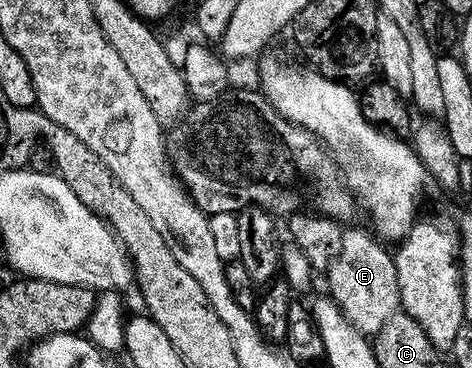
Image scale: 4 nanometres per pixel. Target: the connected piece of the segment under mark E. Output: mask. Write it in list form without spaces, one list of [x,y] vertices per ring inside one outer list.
[[[345,230],[342,237],[342,249],[328,267],[326,278],[328,278],[327,294],[338,305],[338,309],[346,317],[346,321],[350,321],[350,325],[354,325],[354,329],[358,329],[366,337],[371,337],[378,333],[378,329],[382,329],[382,325],[393,313],[401,310],[400,286],[393,252],[387,251],[384,248],[387,246],[375,234],[365,231]]]

